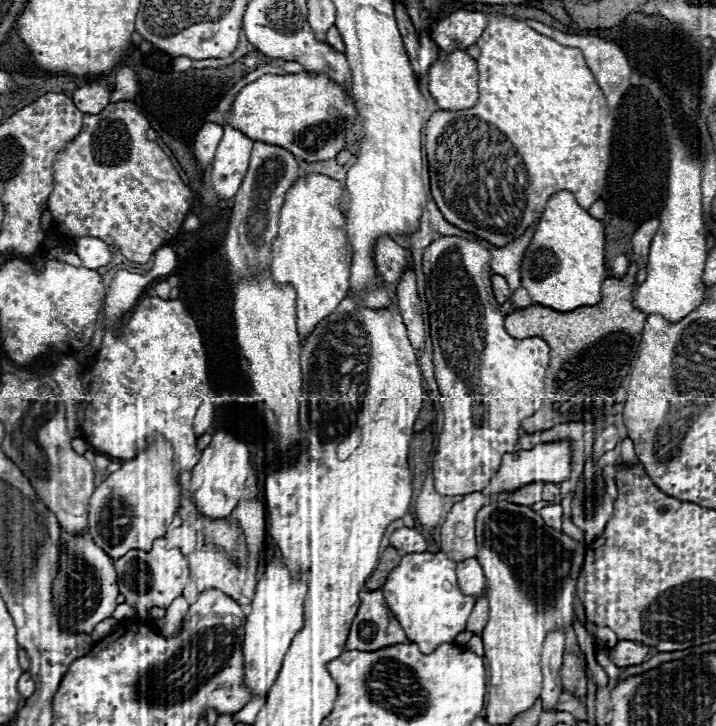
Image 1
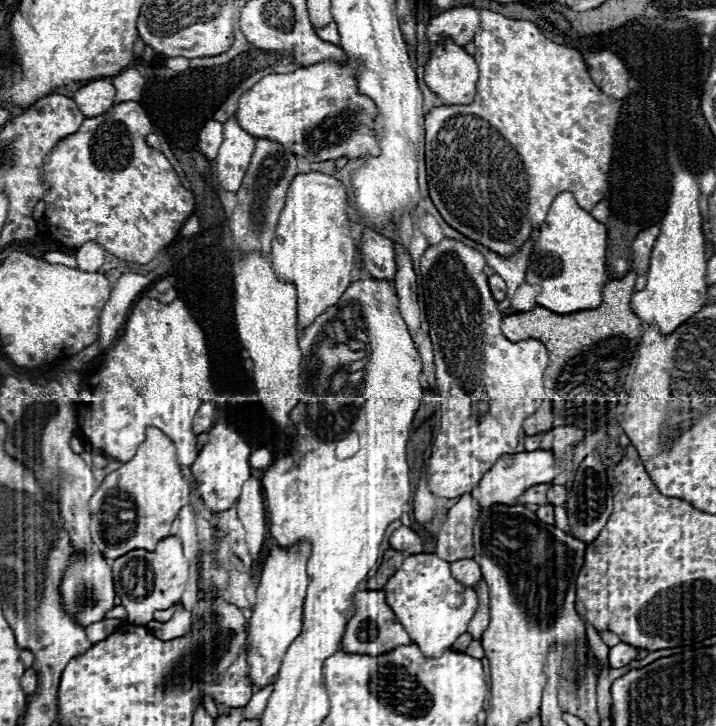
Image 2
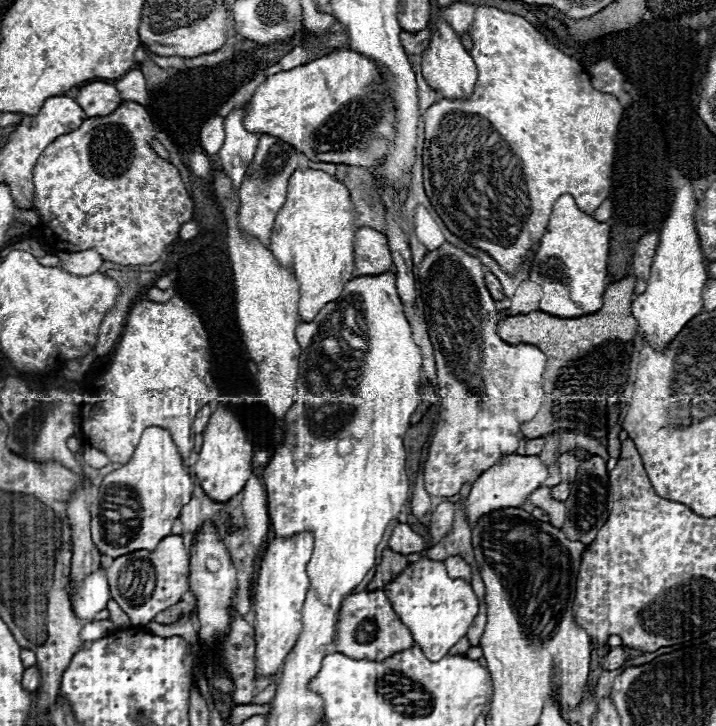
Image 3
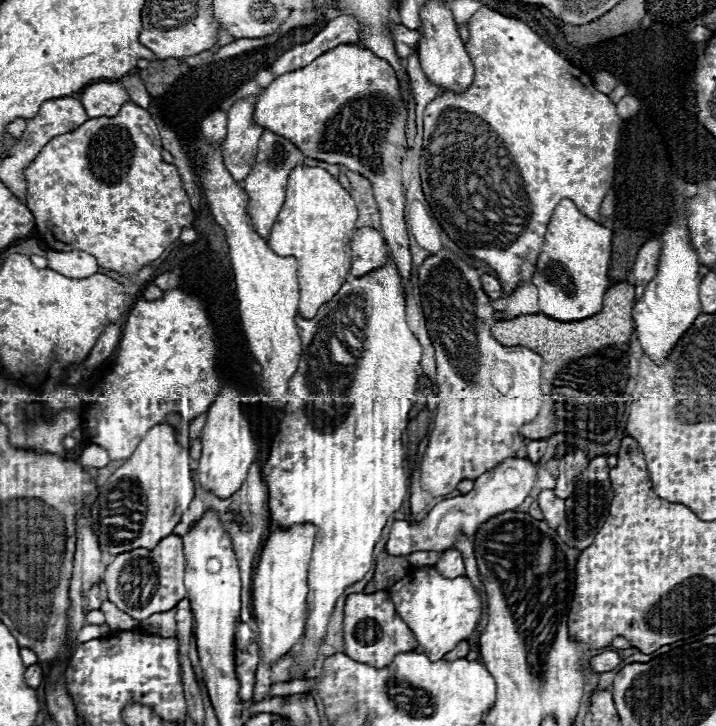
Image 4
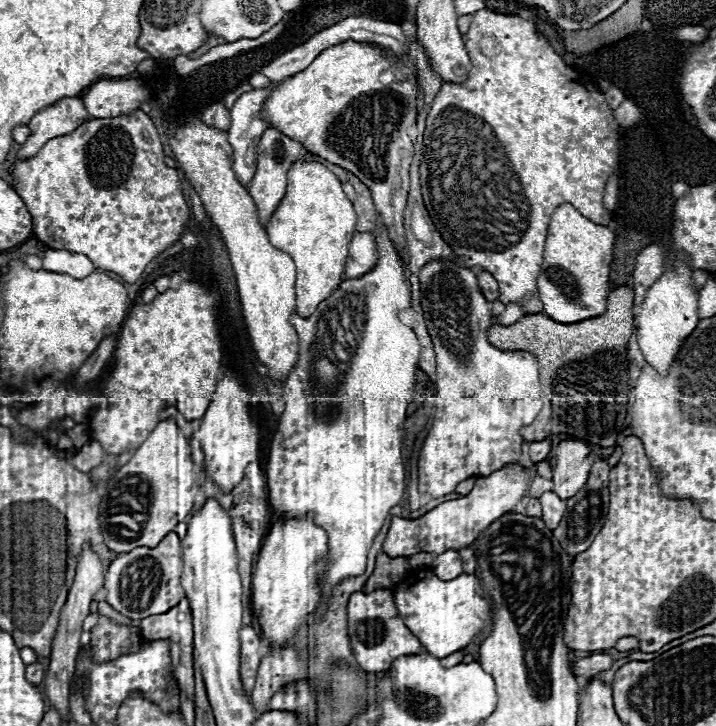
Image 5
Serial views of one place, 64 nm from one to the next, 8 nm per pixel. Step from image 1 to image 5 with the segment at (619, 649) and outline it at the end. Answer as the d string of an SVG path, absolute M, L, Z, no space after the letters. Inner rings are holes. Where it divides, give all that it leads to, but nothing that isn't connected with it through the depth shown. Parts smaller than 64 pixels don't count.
M592 654L588 658L578 658L574 660L574 670L576 670L576 676L586 676L586 678L592 678L600 672L606 672L610 670L614 664L614 658L610 654Z

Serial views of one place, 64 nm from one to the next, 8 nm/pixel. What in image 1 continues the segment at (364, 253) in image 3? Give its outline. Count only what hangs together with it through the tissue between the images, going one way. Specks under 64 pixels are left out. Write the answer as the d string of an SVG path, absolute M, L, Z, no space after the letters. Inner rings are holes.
M380 238L374 250L376 270L388 284L398 284L402 274L412 268L412 254L398 246L392 238Z

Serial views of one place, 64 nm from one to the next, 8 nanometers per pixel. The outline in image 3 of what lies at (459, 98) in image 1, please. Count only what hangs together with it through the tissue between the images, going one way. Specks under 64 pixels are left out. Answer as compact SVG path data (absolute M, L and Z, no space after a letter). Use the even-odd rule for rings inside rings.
M444 22L436 24L430 46L422 52L422 74L428 82L428 86L434 88L436 92L440 92L448 100L468 100L474 92L474 84L478 78L476 64L474 64L472 56L460 44L456 34L452 32L452 28Z

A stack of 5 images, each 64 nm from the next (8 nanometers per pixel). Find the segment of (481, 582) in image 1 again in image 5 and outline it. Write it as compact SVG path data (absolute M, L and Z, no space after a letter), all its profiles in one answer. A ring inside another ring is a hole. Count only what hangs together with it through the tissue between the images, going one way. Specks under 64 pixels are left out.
M446 550L432 562L432 570L442 580L452 580L462 574L462 560L456 550Z

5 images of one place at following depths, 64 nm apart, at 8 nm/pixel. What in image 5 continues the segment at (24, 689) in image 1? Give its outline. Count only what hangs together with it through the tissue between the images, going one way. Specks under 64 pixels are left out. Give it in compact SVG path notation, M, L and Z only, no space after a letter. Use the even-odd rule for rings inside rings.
M34 662L34 664L26 666L26 680L30 684L40 684L42 678L44 678L44 668L42 668L40 662Z

